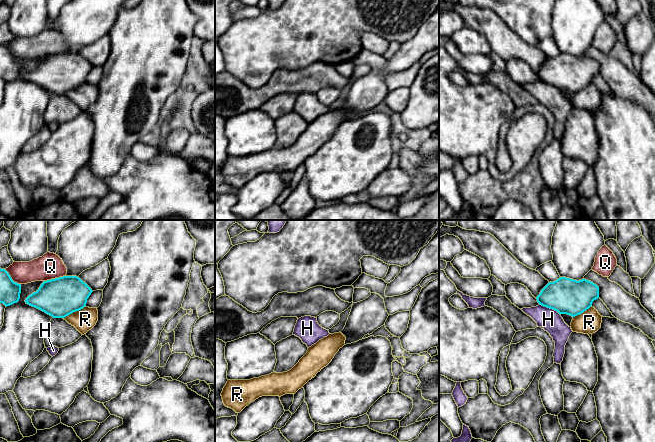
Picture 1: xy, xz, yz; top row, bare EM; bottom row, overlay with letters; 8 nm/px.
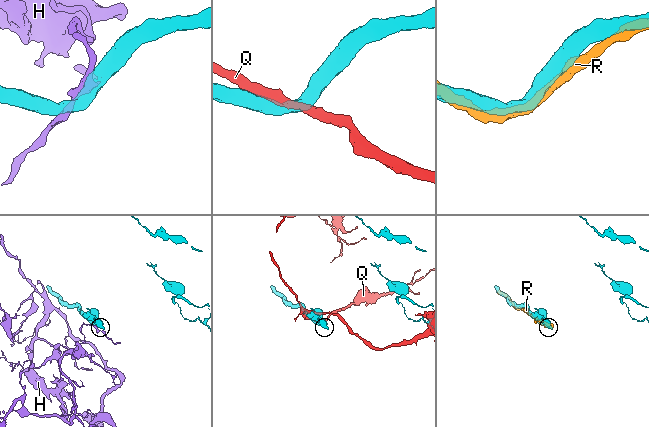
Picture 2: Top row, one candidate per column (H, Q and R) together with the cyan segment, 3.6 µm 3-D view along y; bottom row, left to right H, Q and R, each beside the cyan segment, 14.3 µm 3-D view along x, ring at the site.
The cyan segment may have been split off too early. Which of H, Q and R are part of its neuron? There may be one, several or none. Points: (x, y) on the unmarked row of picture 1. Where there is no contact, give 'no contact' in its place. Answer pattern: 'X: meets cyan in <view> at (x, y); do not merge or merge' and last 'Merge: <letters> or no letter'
H: meets cyan in yz at (549, 83); do not merge
Q: meets cyan in xy at (55, 54); do not merge
R: meets cyan in xy at (74, 87); merge
Merge: R

